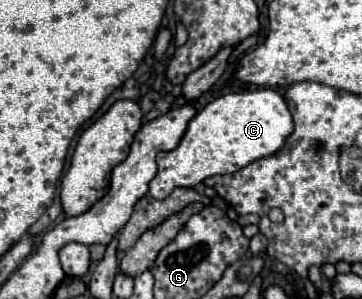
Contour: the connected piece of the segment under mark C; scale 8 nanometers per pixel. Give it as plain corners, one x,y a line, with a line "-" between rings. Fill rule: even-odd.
254,89
221,95
215,101
207,103
189,121
185,135
181,137
179,145
173,151
157,155
159,171
153,177
153,181
149,183
149,193
155,199
165,199
177,187
195,187
197,183
203,183
211,175
235,173
241,167
245,167
245,165
249,165
249,163
253,163
257,159
263,159
263,157
269,157
273,153
277,153
291,133
293,133
291,111
289,111
285,99
277,91
273,91
273,89

